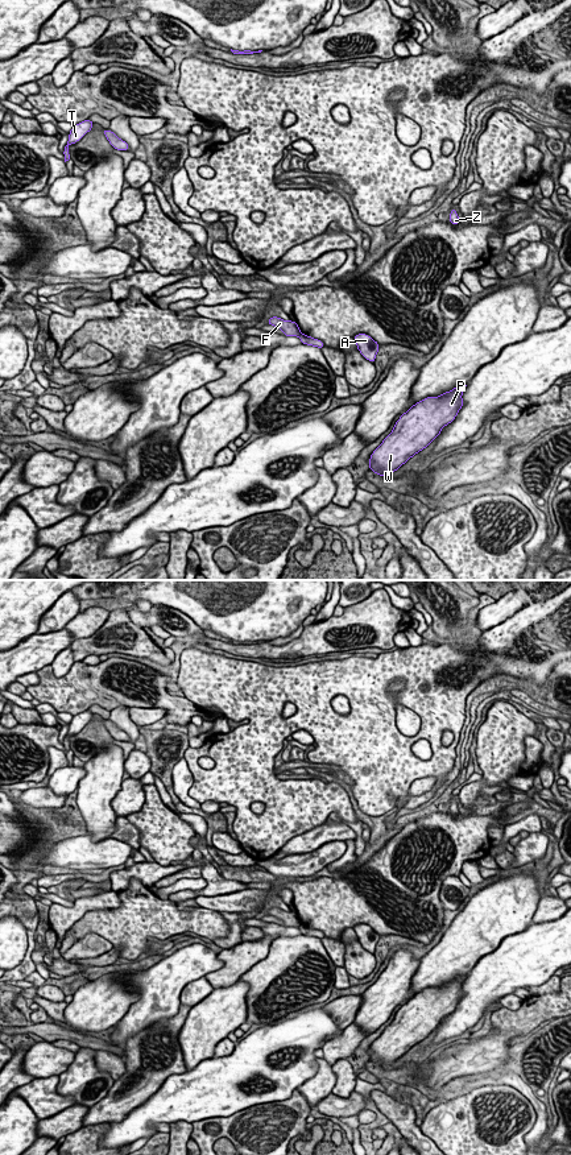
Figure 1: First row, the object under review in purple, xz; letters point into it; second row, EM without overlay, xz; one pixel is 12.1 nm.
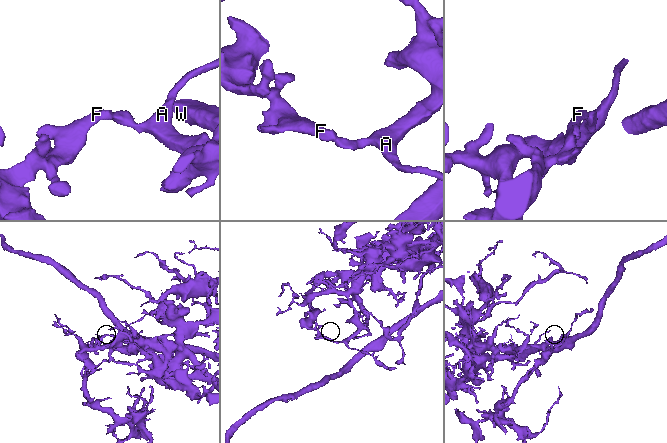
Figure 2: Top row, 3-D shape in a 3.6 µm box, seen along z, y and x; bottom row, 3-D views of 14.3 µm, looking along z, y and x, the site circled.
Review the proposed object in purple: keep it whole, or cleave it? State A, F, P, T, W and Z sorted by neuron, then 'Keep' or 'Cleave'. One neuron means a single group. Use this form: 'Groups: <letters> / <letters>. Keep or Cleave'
Groups: A P T W Z / F. Cleave

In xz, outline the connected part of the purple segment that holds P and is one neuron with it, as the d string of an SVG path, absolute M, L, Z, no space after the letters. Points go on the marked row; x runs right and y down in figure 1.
M460 385L439 397L427 397L414 403L396 422L392 432L385 436L382 443L372 452L369 458L369 469L382 477L390 477L402 464L419 451L425 450L442 431L451 423L464 402L462 394L467 385Z

